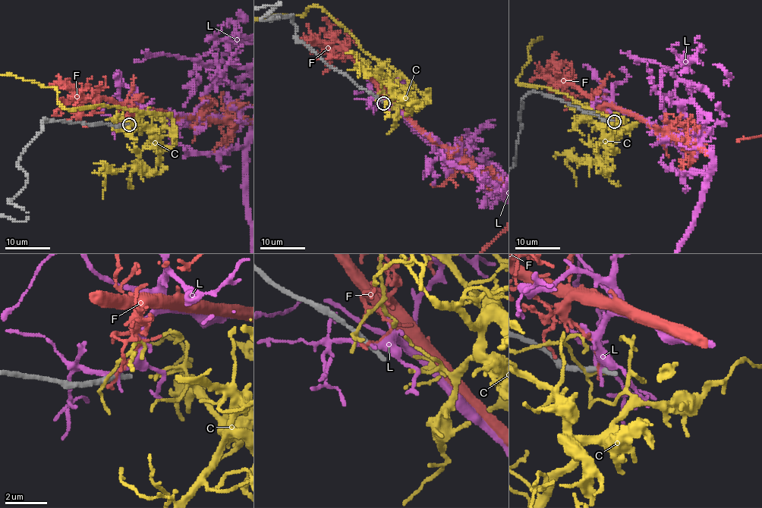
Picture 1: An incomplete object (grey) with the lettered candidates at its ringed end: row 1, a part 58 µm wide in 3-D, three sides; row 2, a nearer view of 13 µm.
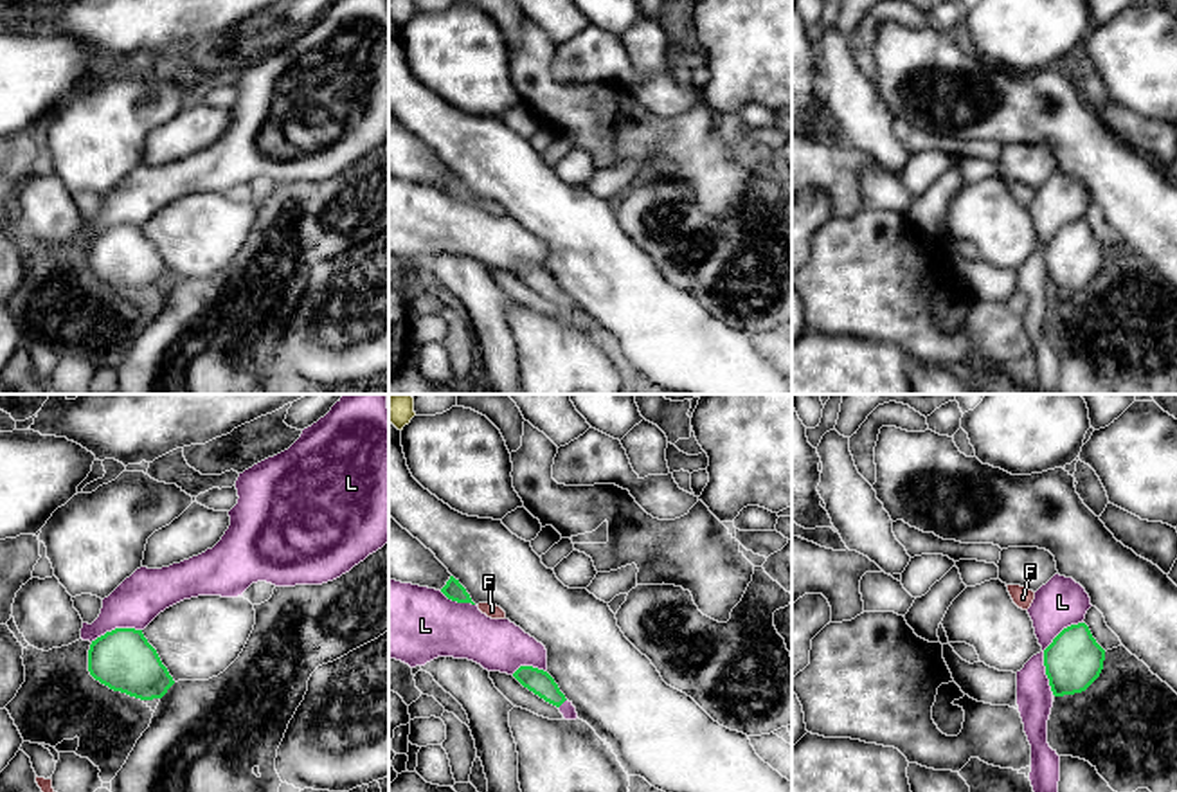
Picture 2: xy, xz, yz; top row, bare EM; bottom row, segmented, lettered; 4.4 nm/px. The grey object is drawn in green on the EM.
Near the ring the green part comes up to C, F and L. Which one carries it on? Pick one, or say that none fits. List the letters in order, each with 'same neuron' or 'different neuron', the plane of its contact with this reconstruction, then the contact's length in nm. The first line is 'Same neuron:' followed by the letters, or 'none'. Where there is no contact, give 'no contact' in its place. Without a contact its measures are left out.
Same neuron: none
C: different neuron; no contact
F: different neuron; no contact
L: different neuron; contact in yz; length 360 nm

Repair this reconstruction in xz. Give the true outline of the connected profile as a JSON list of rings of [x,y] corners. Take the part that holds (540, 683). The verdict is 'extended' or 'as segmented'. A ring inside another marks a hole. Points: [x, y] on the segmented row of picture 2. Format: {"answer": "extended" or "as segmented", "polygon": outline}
{"answer": "as segmented", "polygon": [[[520,666],[513,677],[529,691],[533,691],[535,695],[538,695],[540,698],[544,698],[545,702],[560,707],[567,698],[565,695],[560,691],[558,684],[554,682],[554,679],[538,668],[533,666]]]}

